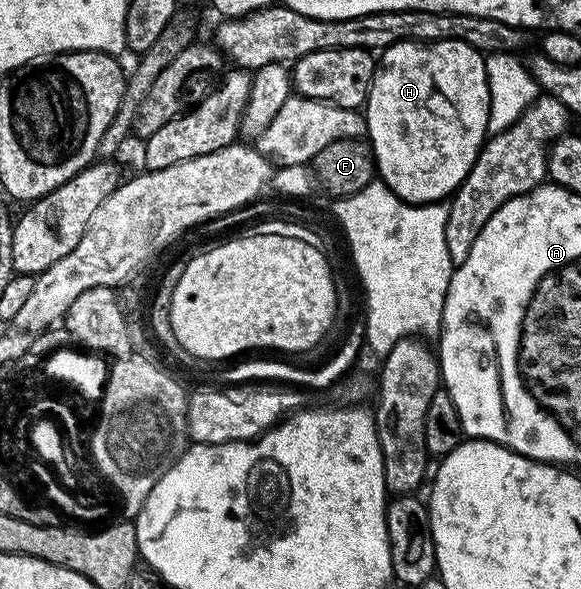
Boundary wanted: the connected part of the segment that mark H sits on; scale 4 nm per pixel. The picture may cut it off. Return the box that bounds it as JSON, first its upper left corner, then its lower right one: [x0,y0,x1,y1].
[364,40,489,202]

